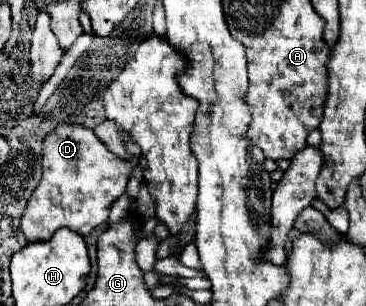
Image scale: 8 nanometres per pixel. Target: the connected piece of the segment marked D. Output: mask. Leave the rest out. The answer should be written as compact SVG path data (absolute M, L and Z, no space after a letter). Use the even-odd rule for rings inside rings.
M57 126L43 140L43 174L21 218L25 238L29 242L49 240L59 228L69 228L81 236L93 232L93 228L107 222L111 202L125 192L133 166L133 162L109 154L87 126Z

